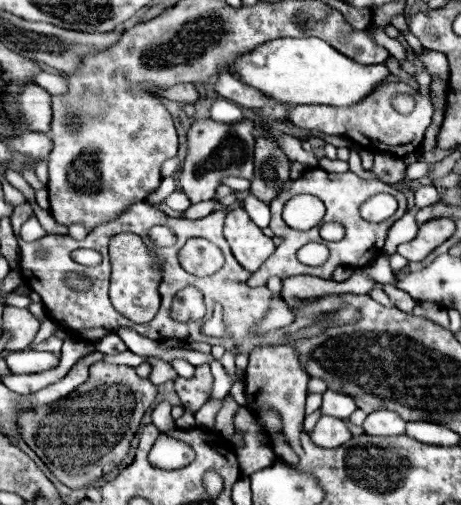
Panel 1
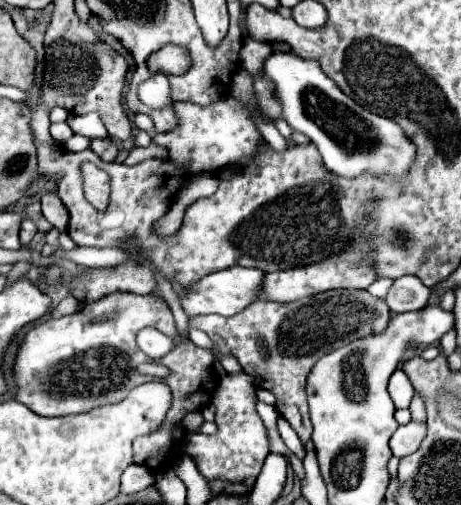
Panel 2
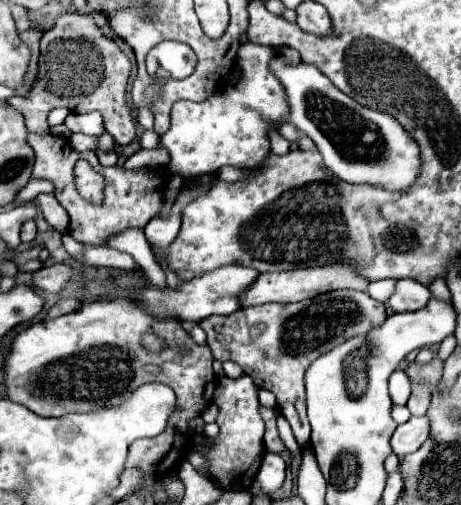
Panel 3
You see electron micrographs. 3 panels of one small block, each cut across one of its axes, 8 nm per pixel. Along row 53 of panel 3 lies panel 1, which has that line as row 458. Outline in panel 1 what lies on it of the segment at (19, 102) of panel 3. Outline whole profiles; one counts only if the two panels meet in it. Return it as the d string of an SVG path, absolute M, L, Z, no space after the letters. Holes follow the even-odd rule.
M100 360L90 366L90 378L82 384L82 392L78 390L50 406L22 412L18 418L22 440L64 486L90 486L94 478L102 478L122 462L156 394L158 388L150 380L140 378L132 366Z

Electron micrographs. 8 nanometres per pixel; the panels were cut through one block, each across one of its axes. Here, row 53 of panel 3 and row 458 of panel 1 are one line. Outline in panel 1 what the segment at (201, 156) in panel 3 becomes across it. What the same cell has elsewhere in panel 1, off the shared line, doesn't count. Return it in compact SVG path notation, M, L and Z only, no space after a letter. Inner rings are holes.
M242 406L236 412L234 426L244 432L244 440L246 440L244 448L240 448L236 454L240 468L242 468L242 474L250 476L262 468L268 468L276 460L276 454L272 452L270 444L264 442L264 436L262 436L264 432L246 406Z

